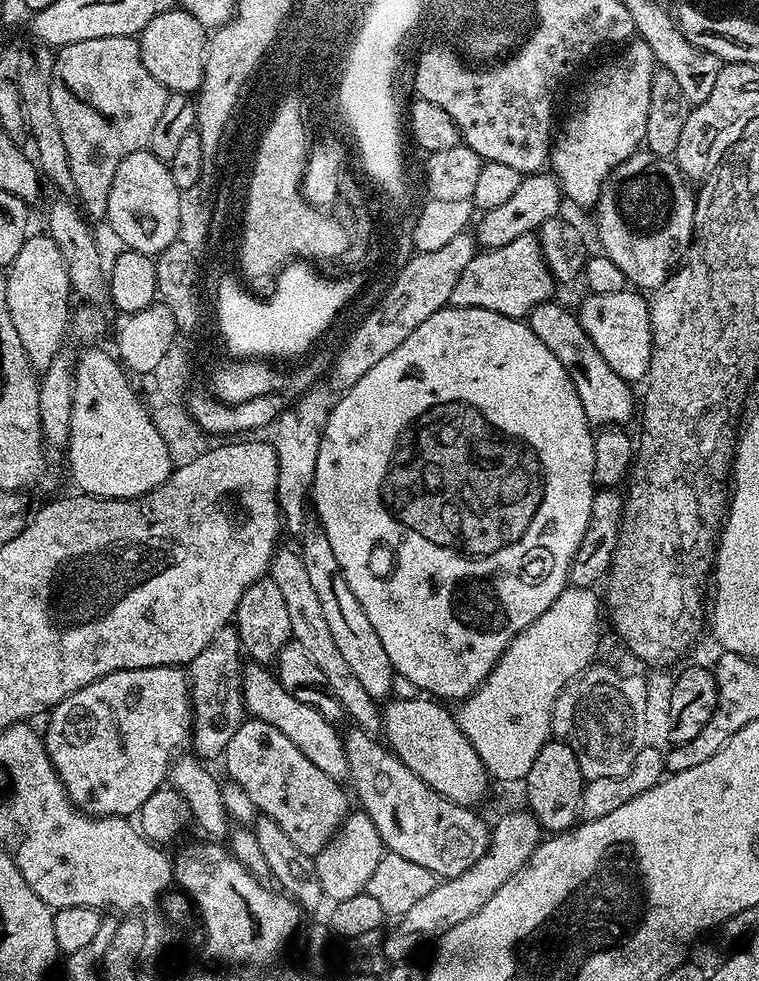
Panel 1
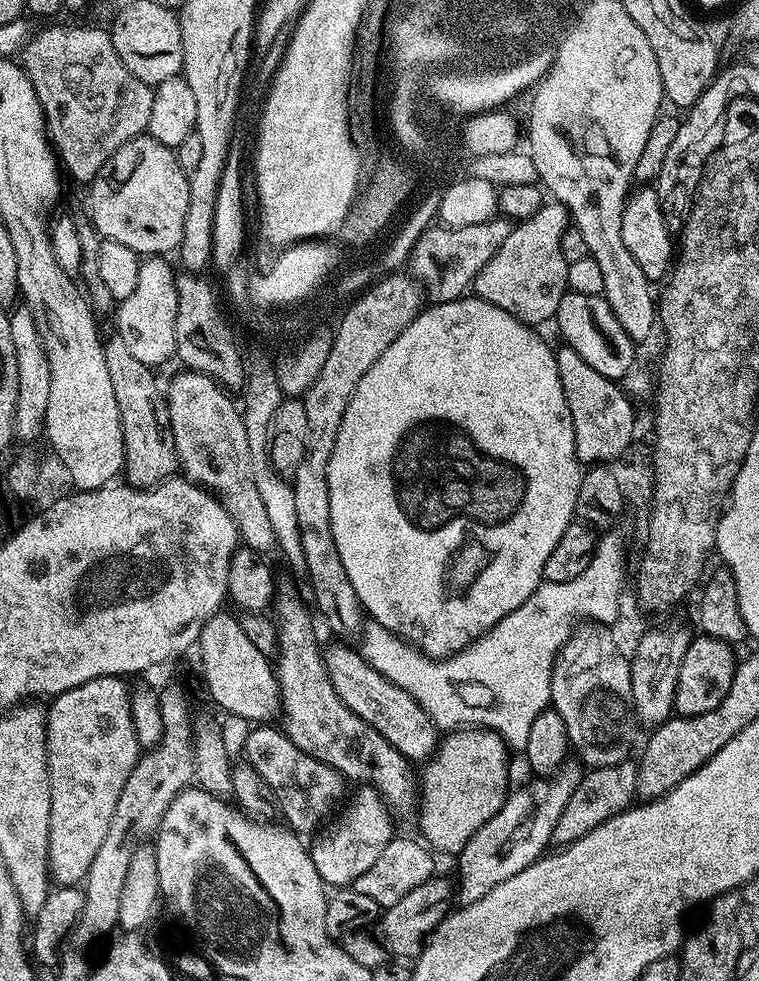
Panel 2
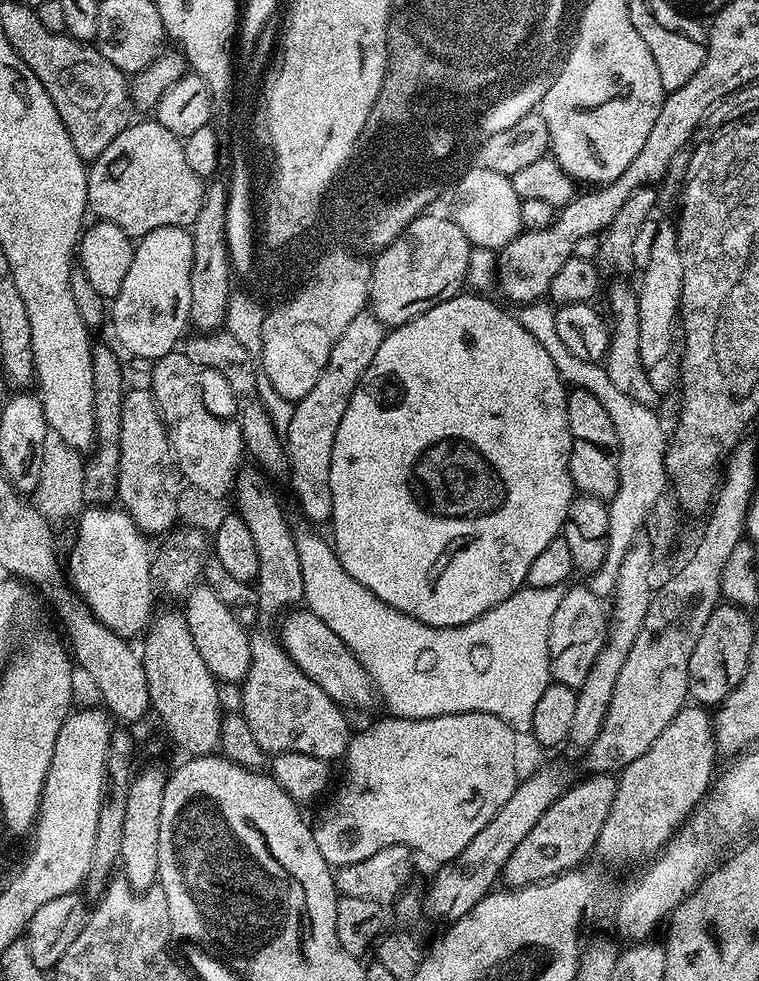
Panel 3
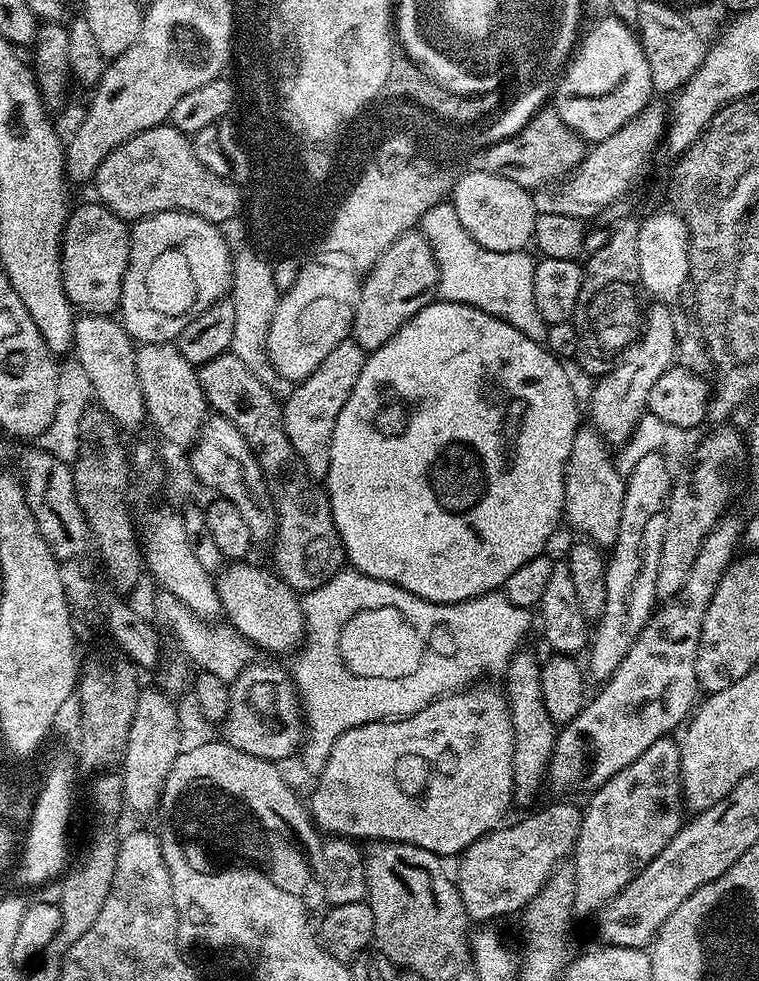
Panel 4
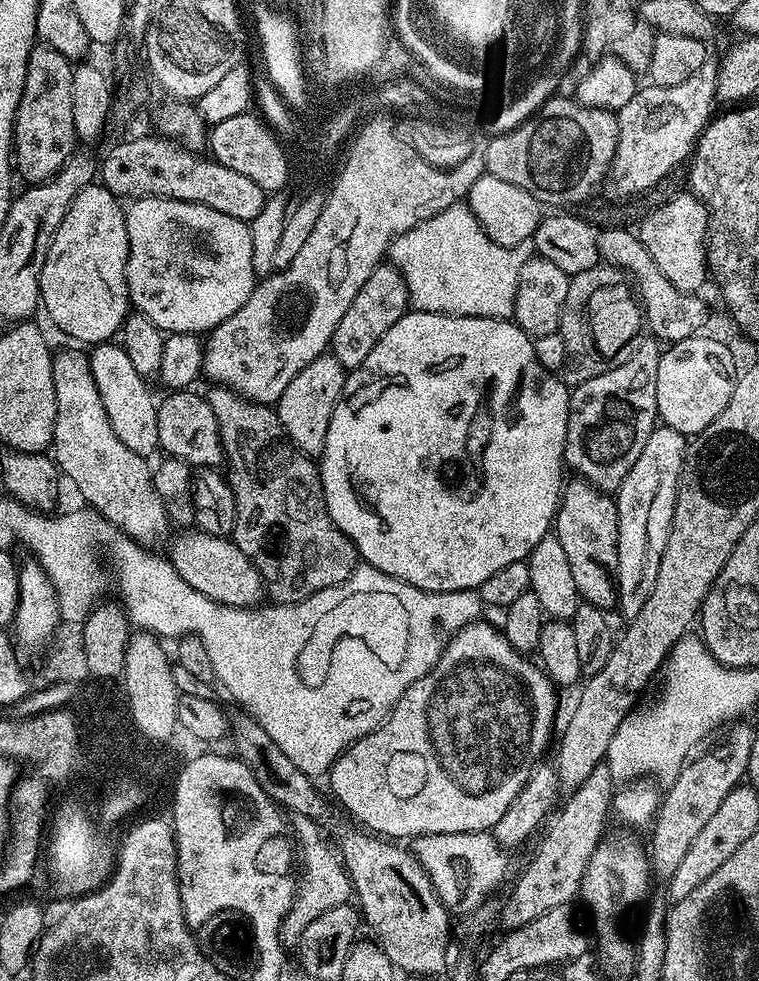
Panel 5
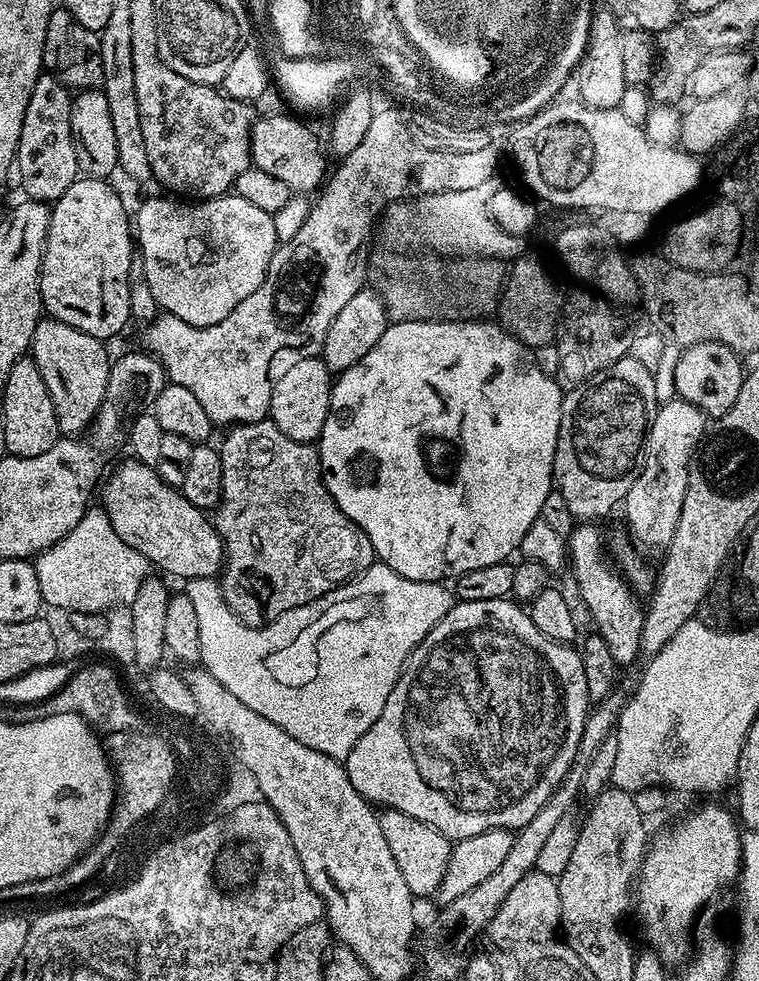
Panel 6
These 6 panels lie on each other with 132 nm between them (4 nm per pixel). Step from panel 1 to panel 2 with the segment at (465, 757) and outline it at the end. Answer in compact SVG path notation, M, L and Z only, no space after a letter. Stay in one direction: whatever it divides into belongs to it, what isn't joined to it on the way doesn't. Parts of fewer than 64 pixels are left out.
M332 642L329 648L323 649L322 655L338 698L346 702L346 706L350 706L350 710L354 710L354 714L358 714L362 722L374 726L374 730L378 730L378 734L382 734L382 738L386 738L386 742L390 742L390 746L397 748L407 760L427 761L437 746L438 729L422 710L422 706L418 706L418 702L414 702L414 698L410 698L410 694L406 694L402 686L394 686L389 680L382 678L382 674L378 674L374 666L367 664L353 647L342 642Z

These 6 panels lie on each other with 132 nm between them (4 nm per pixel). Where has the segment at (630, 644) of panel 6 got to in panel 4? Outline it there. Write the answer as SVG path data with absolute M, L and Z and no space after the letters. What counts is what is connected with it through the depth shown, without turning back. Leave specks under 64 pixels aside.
M591 426L576 430L574 446L570 446L570 458L564 467L563 519L581 537L587 538L601 550L611 549L618 538L618 526L622 522L625 477L616 469L614 456L600 433Z

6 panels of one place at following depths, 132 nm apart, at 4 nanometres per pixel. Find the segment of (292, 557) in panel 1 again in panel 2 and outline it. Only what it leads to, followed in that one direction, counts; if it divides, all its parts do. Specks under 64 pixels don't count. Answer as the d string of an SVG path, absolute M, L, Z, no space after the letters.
M182 376L166 394L168 401L168 424L174 434L176 459L179 467L193 484L208 489L219 500L220 505L230 514L234 526L240 531L243 547L261 554L277 551L274 530L270 527L270 518L266 514L262 498L258 495L258 486L252 477L250 462L250 442L246 442L246 426L239 407L232 405L227 391L219 384L208 383L203 377Z

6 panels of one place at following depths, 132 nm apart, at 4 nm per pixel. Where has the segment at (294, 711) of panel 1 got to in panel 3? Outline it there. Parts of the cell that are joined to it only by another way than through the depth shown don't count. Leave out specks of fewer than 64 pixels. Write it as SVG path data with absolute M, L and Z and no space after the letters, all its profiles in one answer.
M203 582L191 588L183 597L182 603L186 626L190 626L194 646L198 646L198 654L202 654L202 662L206 662L210 674L220 682L243 681L250 666L249 629L240 624L238 618L230 614L230 610L226 610L226 605L219 600L218 594L214 594L214 590L210 590Z

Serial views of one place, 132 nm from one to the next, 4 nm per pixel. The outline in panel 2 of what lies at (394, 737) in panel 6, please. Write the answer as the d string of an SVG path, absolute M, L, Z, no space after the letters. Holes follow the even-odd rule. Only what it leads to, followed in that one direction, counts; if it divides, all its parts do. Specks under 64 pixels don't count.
M469 726L458 728L447 733L448 736L439 741L435 751L428 757L423 765L424 773L418 776L418 813L420 812L420 830L426 836L436 836L437 853L452 852L458 854L466 846L468 839L498 810L502 810L505 800L510 791L508 783L508 765L510 763L510 749L504 743L504 739L489 728L478 728ZM360 786L355 790L357 792L353 794L348 809L340 817L338 817L339 815L335 817L336 825L329 832L321 831L315 837L317 840L310 844L314 870L318 870L325 885L331 886L333 889L355 885L358 877L366 874L366 870L370 870L370 866L374 866L378 854L394 836L393 817L380 797L368 786Z

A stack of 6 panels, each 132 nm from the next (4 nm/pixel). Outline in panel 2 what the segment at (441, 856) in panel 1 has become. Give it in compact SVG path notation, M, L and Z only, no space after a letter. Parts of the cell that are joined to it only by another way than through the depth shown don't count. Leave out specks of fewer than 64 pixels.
M284 590L277 591L274 600L274 671L280 687L283 733L299 750L339 772L345 781L357 780L357 785L370 786L389 813L399 817L406 815L411 808L413 811L418 804L418 780L414 772L412 776L413 765L397 748L390 746L374 726L362 722L362 718L358 718L358 714L338 698L303 602L294 593Z

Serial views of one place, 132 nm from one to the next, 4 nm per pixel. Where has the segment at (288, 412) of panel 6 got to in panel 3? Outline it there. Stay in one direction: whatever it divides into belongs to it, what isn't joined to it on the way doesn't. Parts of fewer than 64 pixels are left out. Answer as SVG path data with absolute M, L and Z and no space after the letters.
M371 310L360 312L351 319L330 351L329 361L321 370L318 382L305 397L295 401L292 417L286 422L286 468L289 473L292 471L292 492L305 516L303 519L313 520L308 521L313 525L327 525L332 519L330 454L334 454L334 434L338 434L342 414L346 414L346 406L350 406L350 398L370 362L374 362L374 354L378 354L378 346L382 346L385 335L386 326Z

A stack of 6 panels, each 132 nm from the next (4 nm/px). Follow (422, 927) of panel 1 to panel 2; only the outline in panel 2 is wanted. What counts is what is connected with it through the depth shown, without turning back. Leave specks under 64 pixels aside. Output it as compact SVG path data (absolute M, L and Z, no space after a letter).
M569 758L564 761L557 772L547 778L533 778L528 784L509 791L502 810L471 836L466 846L458 853L460 860L460 901L461 905L478 902L478 898L486 898L494 886L502 886L506 878L514 878L514 874L522 874L526 866L540 859L549 851L552 844L554 826L558 826L558 818L562 818L562 810L566 810L566 802L570 802L570 794L578 790L585 769L579 759Z

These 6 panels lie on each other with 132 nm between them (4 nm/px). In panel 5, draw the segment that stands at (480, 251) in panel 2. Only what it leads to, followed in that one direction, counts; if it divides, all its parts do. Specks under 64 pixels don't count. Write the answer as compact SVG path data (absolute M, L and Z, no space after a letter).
M381 262L370 274L370 278L366 278L354 302L350 302L350 310L342 314L342 322L338 322L332 335L330 355L338 358L346 370L358 367L366 362L366 354L378 346L378 338L382 338L382 334L386 334L386 330L390 330L390 326L394 326L394 322L398 322L398 318L402 318L409 308L410 297L404 275L391 263Z

